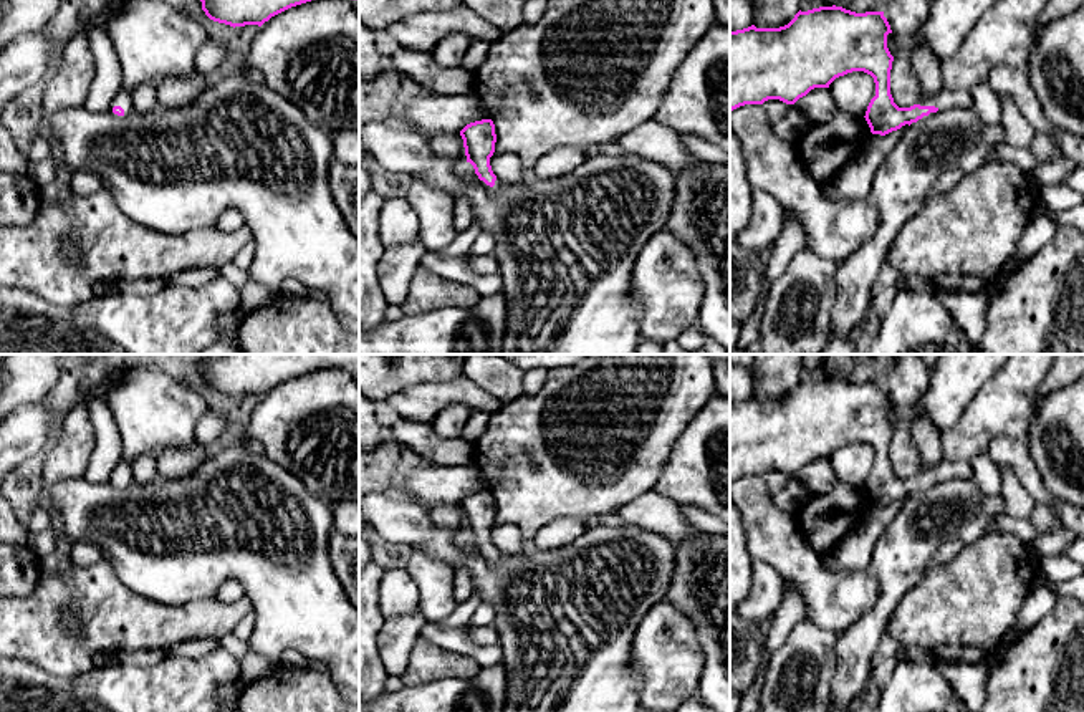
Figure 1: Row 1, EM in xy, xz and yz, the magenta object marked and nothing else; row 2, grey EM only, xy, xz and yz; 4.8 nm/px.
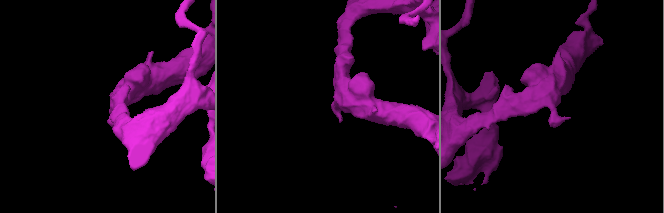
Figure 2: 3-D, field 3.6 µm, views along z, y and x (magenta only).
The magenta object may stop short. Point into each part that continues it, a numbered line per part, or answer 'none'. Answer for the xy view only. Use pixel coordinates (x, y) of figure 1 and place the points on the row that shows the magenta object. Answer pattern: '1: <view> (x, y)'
1: xy (123, 98)

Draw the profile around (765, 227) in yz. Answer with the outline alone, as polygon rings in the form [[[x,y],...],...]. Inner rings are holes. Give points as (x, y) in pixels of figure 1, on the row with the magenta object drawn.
[[[753,190],[751,220],[736,237],[736,243],[755,252],[766,252],[779,238],[786,215],[781,204],[766,190]]]

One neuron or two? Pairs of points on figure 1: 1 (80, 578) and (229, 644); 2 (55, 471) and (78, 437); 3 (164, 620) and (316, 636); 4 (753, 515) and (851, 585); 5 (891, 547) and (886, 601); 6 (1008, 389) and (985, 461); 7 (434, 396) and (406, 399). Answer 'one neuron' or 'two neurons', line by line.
1: two neurons
2: one neuron
3: two neurons
4: one neuron
5: one neuron
6: two neurons
7: one neuron

